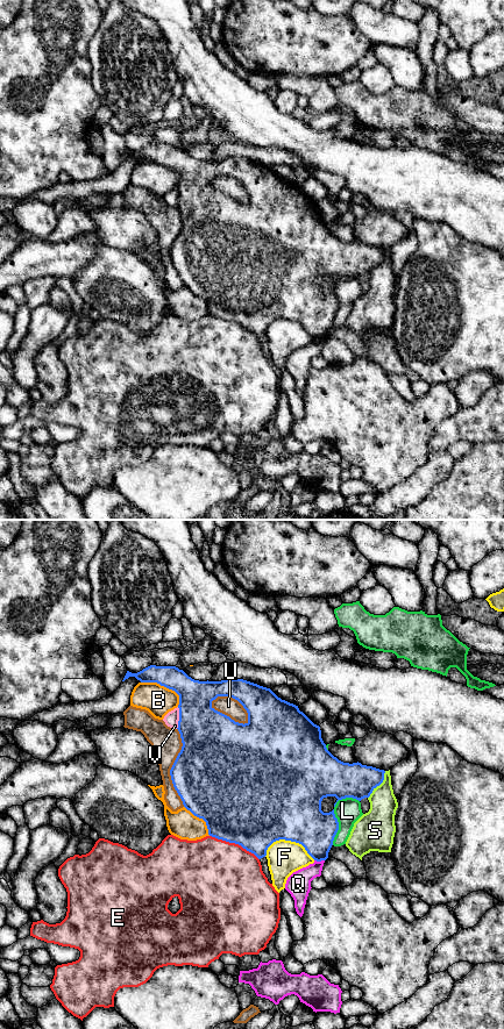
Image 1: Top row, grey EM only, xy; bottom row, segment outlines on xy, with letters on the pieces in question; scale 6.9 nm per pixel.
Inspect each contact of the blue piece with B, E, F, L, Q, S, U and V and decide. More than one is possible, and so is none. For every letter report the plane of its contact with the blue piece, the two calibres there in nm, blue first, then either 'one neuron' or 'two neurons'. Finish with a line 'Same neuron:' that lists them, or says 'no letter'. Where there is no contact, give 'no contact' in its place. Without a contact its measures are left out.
B: xy | 220/200 nm | two neurons
E: xy | 500/480 nm | two neurons
F: xy | 500/240 nm | two neurons
L: xy | 300/180 nm | two neurons
Q: xy | 280/170 nm | two neurons
S: xy | 240/200 nm | two neurons
U: xy | 480/130 nm | two neurons
V: xy | 380/100 nm | two neurons
Same neuron: no letter

